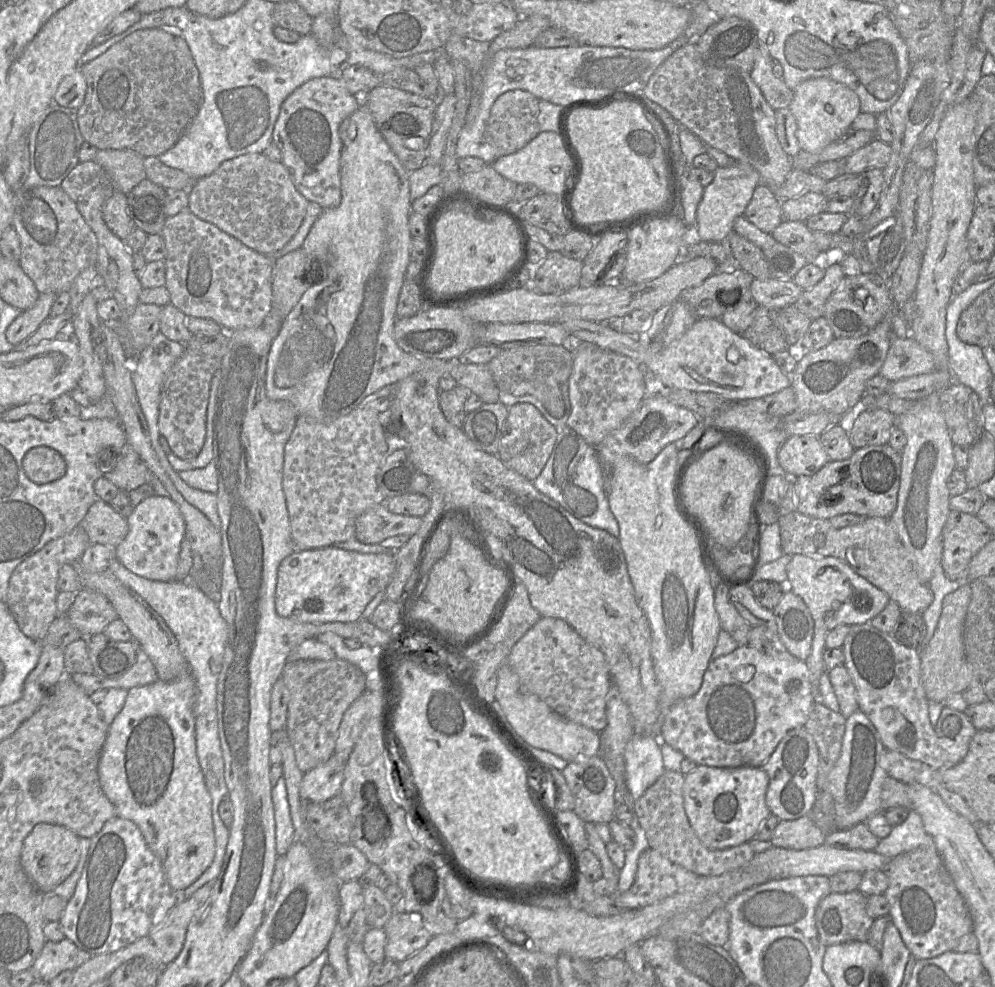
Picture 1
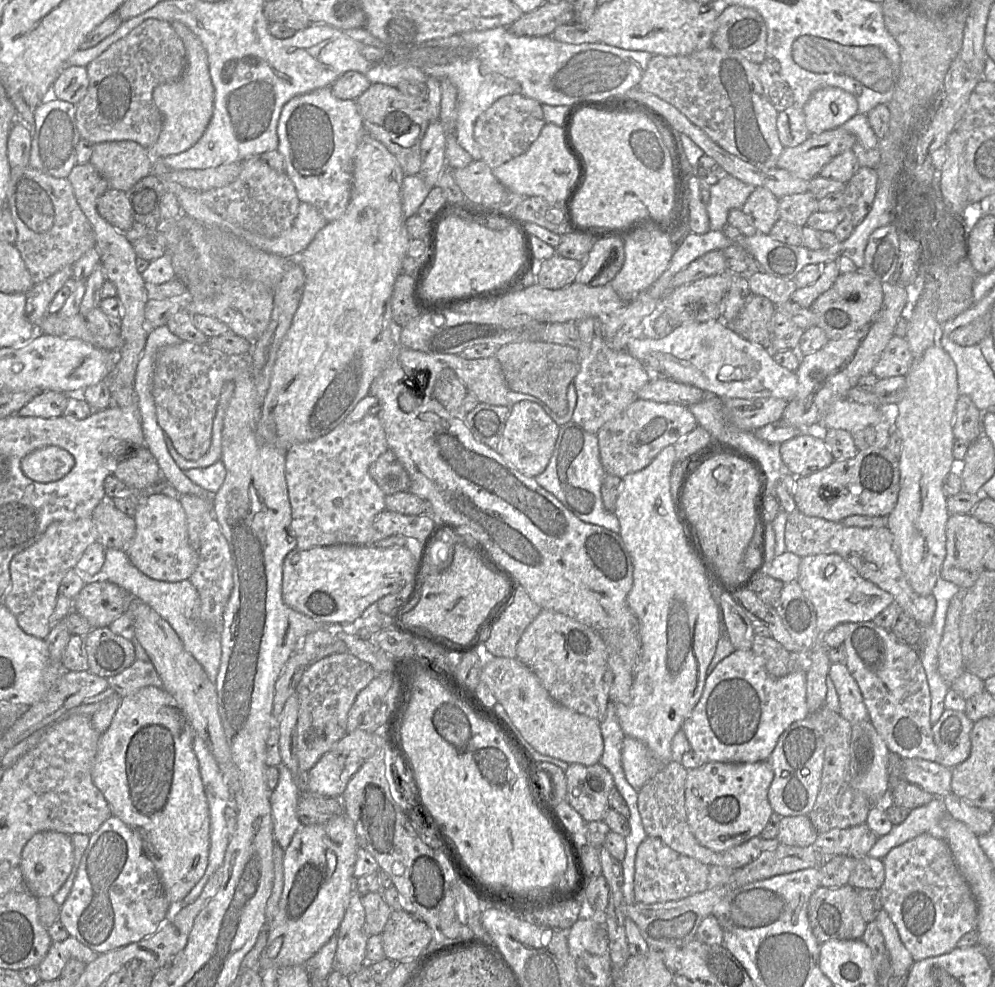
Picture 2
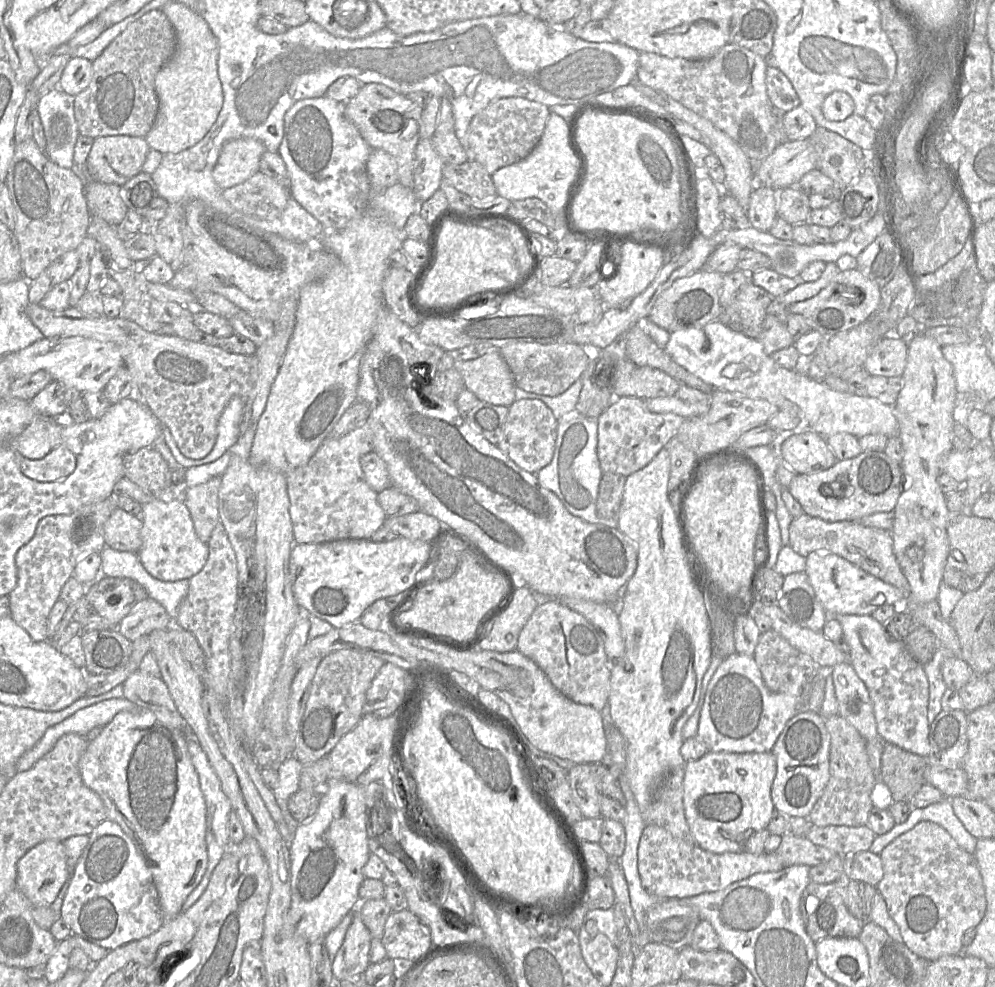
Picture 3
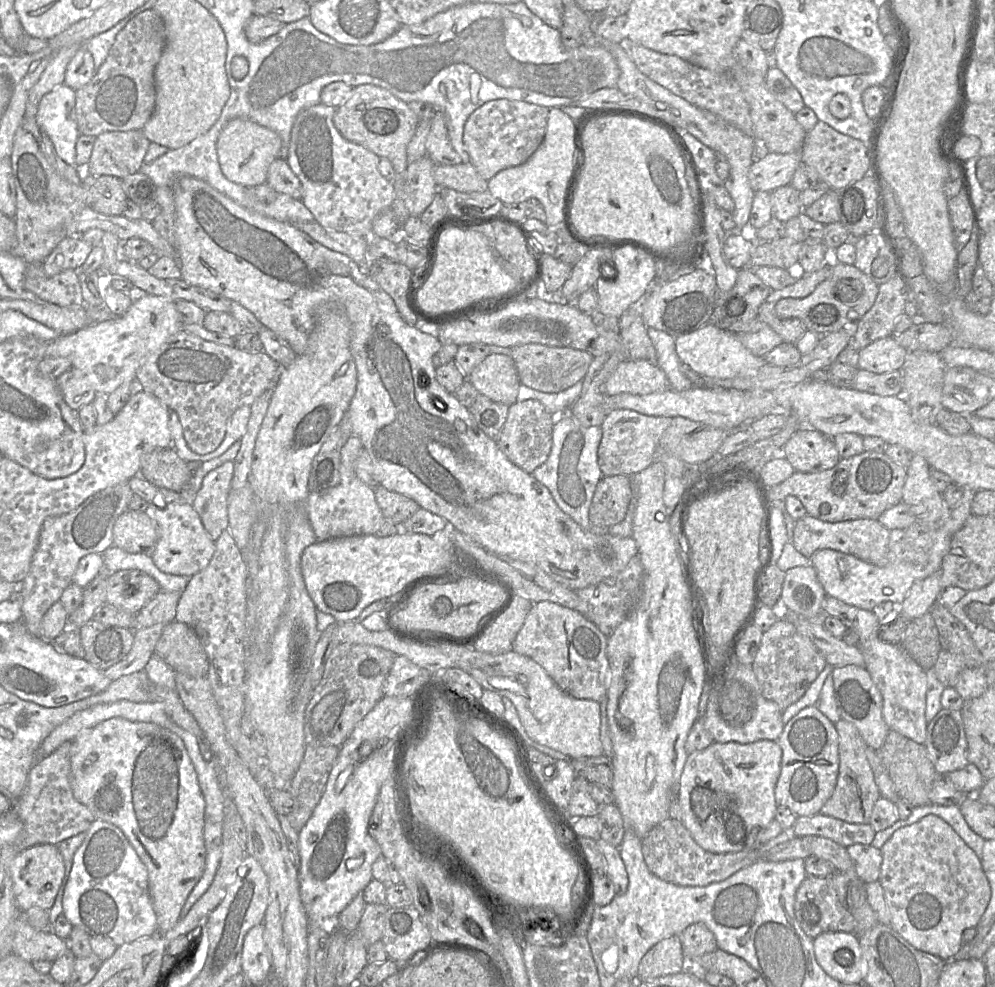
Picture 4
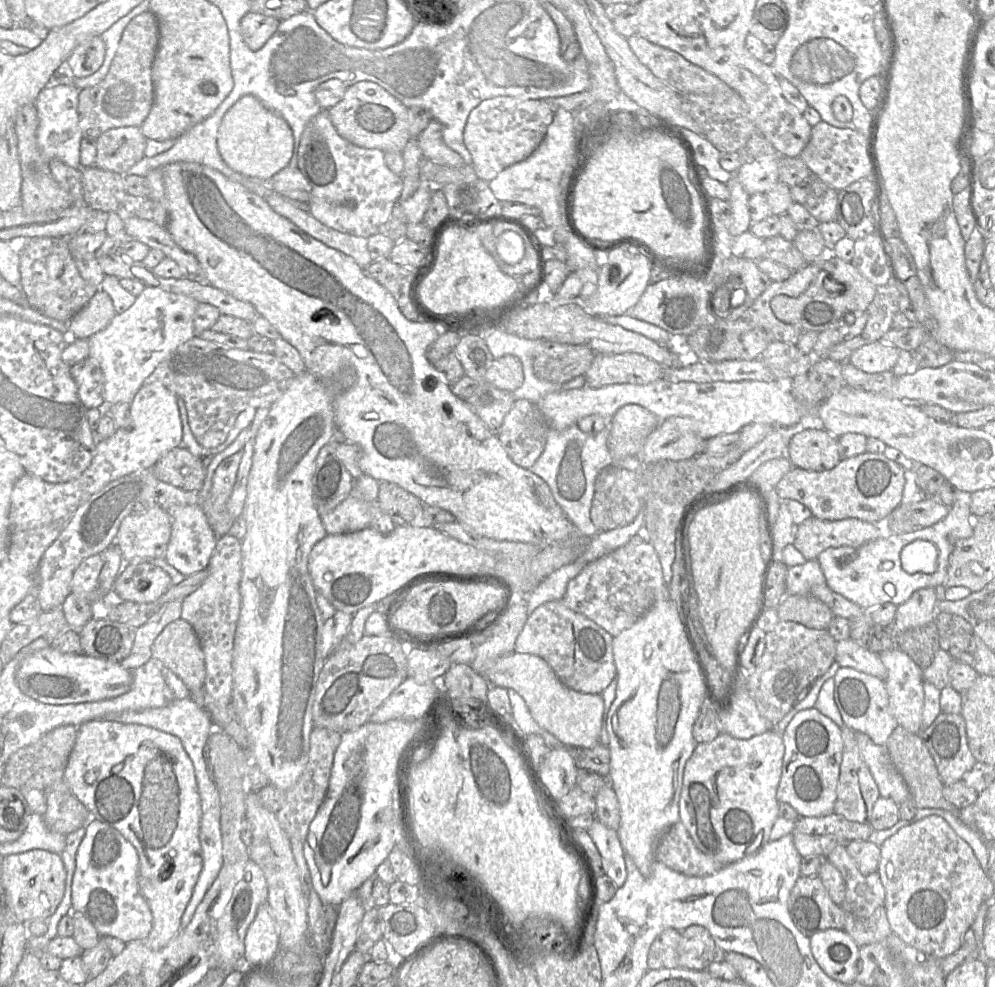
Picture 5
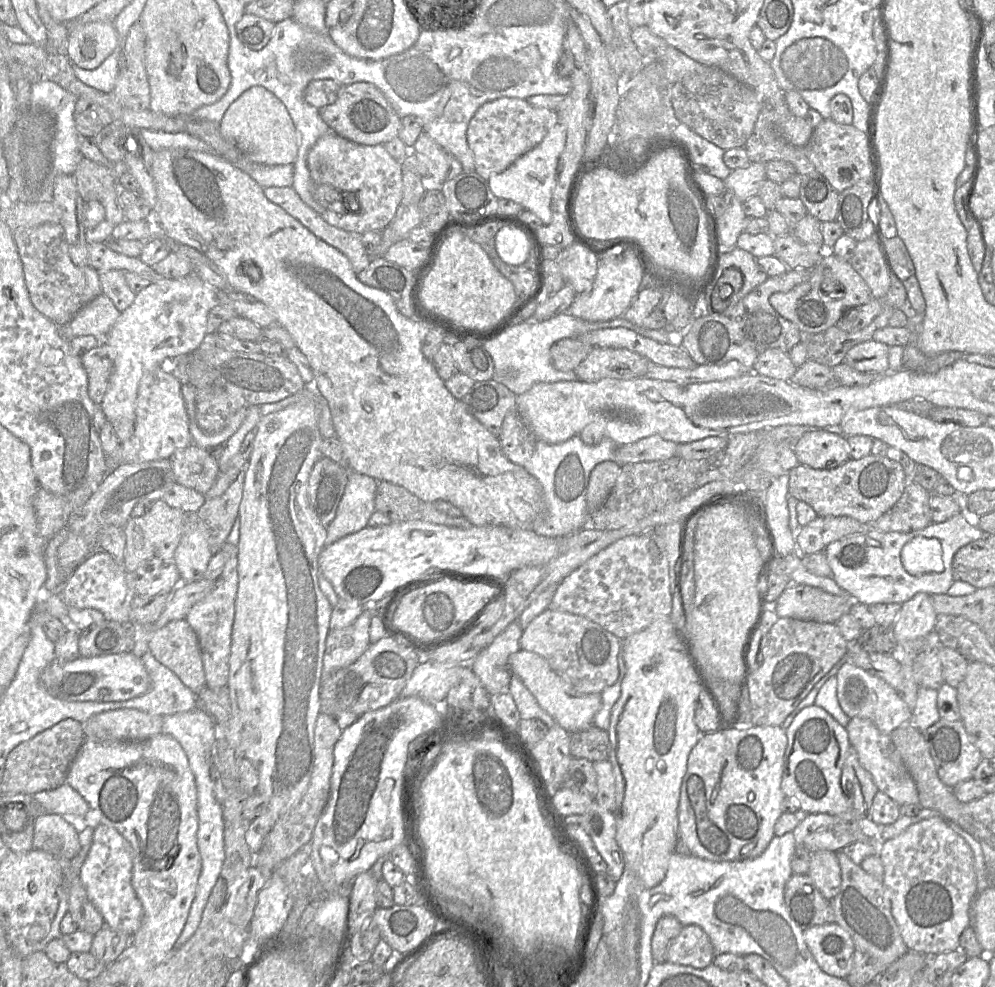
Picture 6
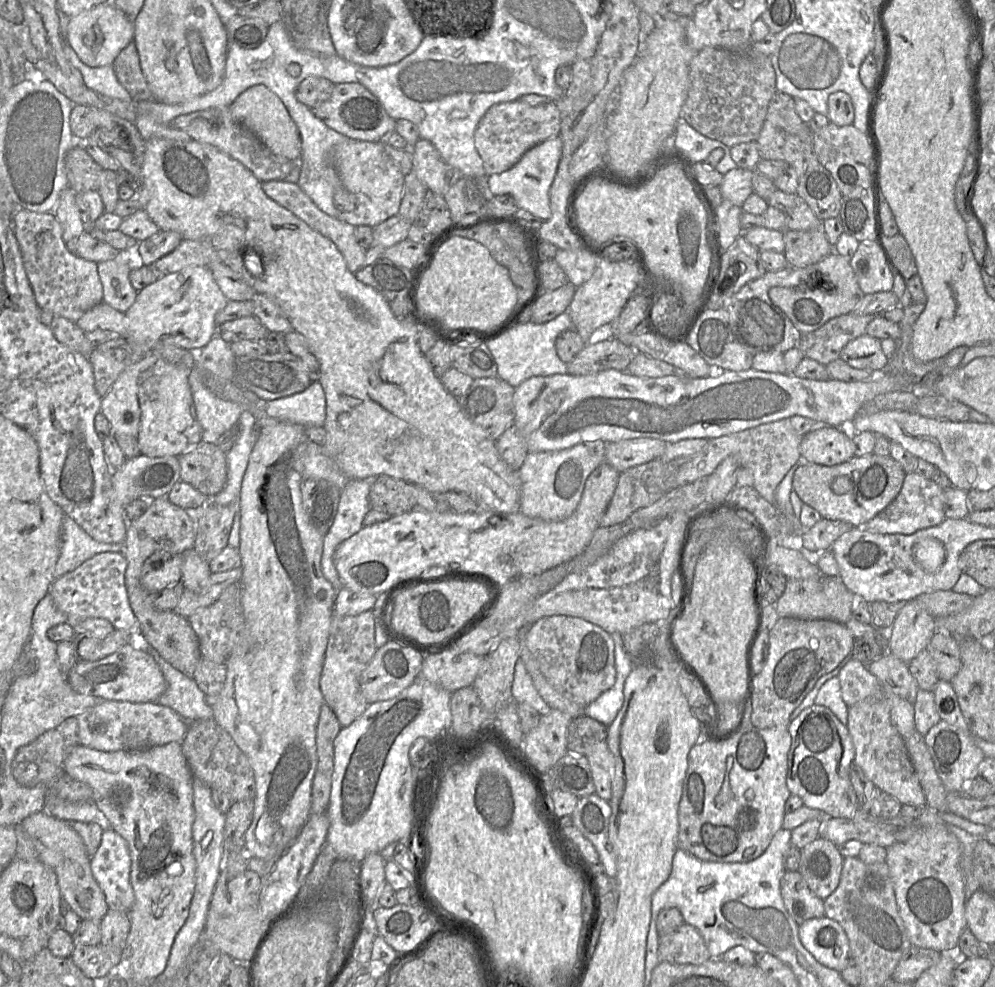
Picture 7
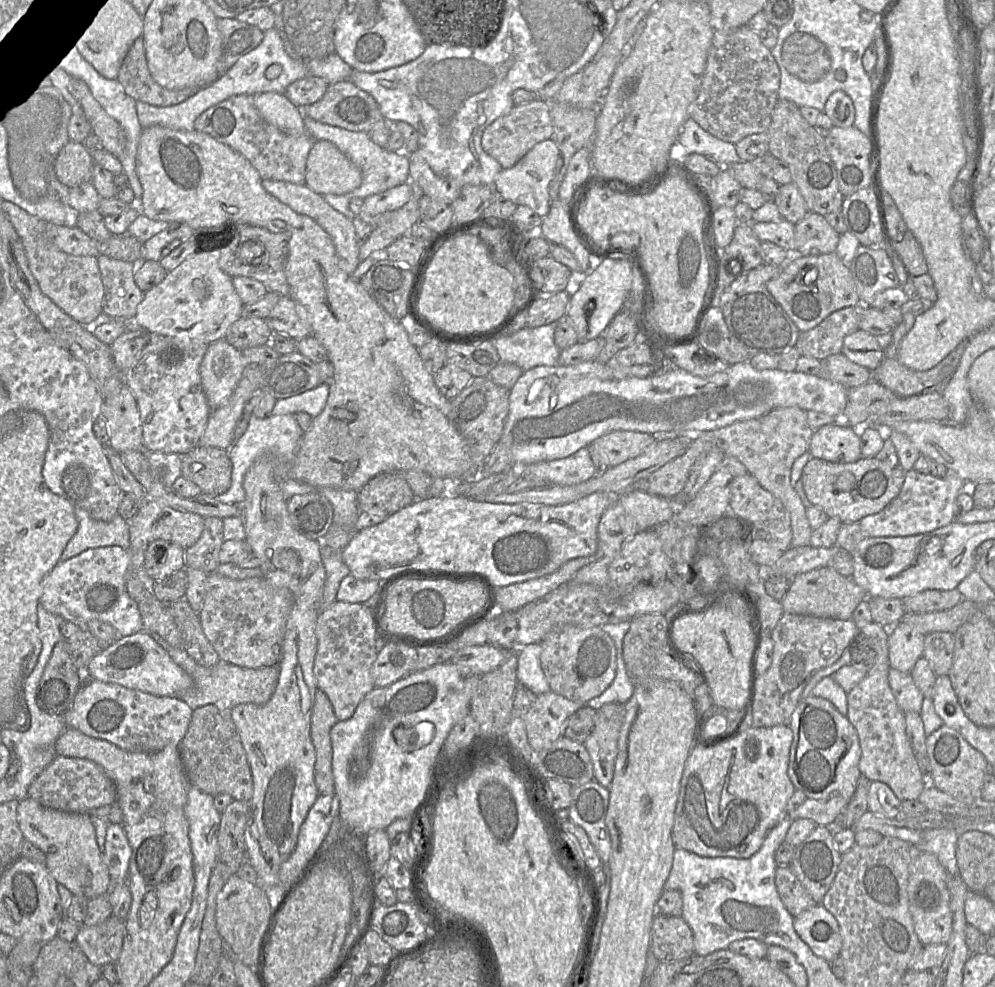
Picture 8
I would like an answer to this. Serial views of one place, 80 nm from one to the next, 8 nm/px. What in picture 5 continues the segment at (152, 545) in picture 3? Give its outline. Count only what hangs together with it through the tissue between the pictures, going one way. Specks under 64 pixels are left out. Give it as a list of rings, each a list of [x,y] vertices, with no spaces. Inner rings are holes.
[[[200,505],[171,506],[166,510],[172,520],[165,561],[186,578],[208,567],[218,537],[209,526]]]

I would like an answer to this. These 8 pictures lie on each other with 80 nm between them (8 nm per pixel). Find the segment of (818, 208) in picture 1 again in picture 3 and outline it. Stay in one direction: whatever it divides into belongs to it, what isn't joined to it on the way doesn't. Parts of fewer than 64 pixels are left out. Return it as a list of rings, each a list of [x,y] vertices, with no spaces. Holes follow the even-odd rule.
[[[790,186],[778,191],[778,217],[791,225],[806,223],[811,208],[809,196],[798,186]]]

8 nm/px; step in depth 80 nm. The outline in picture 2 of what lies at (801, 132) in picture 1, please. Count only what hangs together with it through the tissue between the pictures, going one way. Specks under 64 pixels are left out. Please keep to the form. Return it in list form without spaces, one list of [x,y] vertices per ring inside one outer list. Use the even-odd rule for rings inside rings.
[[[825,87],[814,92],[802,109],[812,135],[841,127],[858,114],[858,102],[841,88]]]

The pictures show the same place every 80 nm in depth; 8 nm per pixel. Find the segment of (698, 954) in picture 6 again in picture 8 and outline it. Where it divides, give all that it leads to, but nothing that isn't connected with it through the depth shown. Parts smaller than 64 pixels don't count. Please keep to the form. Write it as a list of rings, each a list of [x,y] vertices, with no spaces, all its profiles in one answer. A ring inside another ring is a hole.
[[[656,910],[651,926],[651,951],[661,963],[695,955],[691,928],[681,916],[665,916]]]

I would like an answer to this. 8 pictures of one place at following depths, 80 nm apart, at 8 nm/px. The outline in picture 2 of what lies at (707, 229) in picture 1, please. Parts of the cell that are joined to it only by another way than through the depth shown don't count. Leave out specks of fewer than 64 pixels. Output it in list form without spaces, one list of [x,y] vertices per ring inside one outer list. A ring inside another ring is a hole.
[[[722,171],[722,177],[710,187],[707,205],[710,231],[723,231],[729,211],[741,209],[753,189],[753,186]]]

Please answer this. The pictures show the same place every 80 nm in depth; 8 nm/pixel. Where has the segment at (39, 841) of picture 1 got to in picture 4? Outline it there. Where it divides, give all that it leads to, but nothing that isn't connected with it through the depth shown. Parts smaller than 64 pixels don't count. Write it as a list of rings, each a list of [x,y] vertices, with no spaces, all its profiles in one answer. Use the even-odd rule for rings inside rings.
[[[36,845],[17,854],[10,864],[10,874],[16,905],[25,916],[25,912],[34,907],[49,911],[65,875],[64,860],[57,845]]]

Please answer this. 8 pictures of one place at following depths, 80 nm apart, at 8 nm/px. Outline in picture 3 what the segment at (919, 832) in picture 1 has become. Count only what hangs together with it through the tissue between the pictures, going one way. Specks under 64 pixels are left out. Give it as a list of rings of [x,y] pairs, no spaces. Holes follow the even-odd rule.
[[[944,797],[941,801],[926,807],[912,808],[906,821],[895,824],[885,834],[876,835],[869,850],[875,854],[880,854],[890,842],[912,829],[917,823],[932,821],[945,828],[959,846],[967,852],[974,854],[978,839],[966,830],[962,822],[955,815],[950,799]]]

